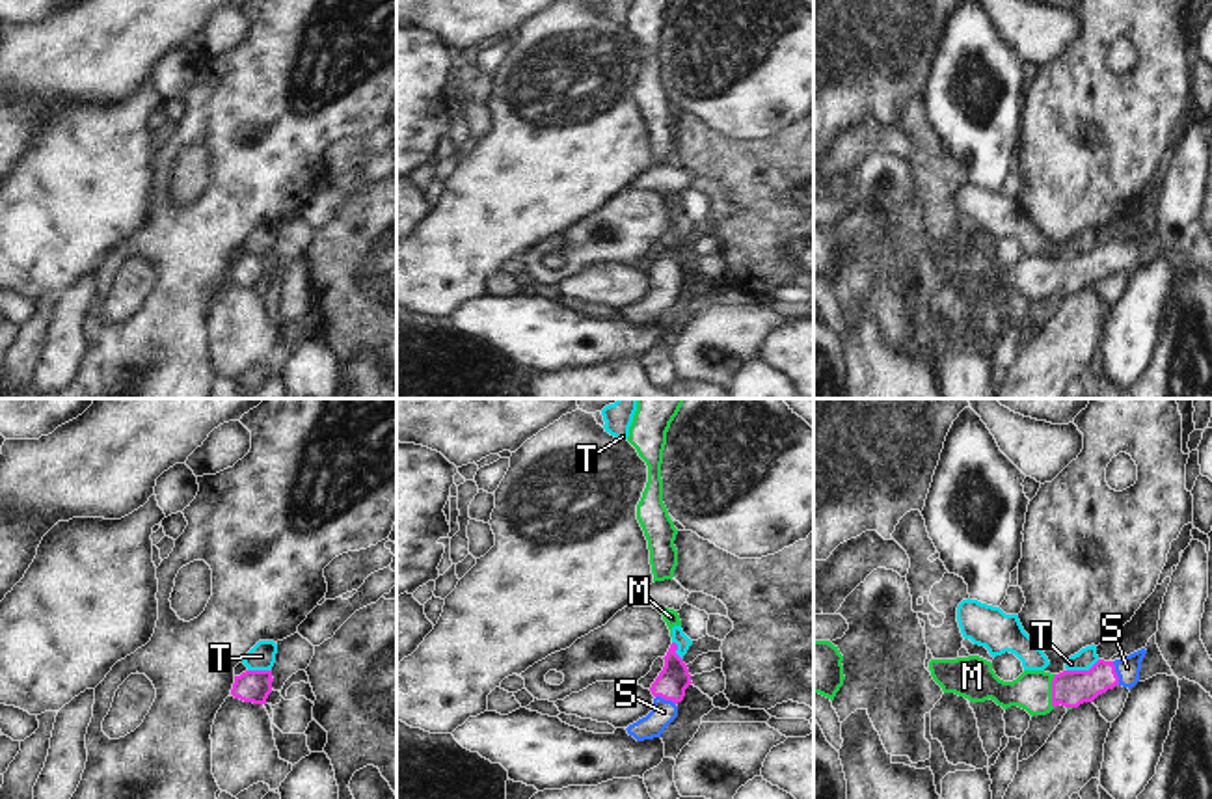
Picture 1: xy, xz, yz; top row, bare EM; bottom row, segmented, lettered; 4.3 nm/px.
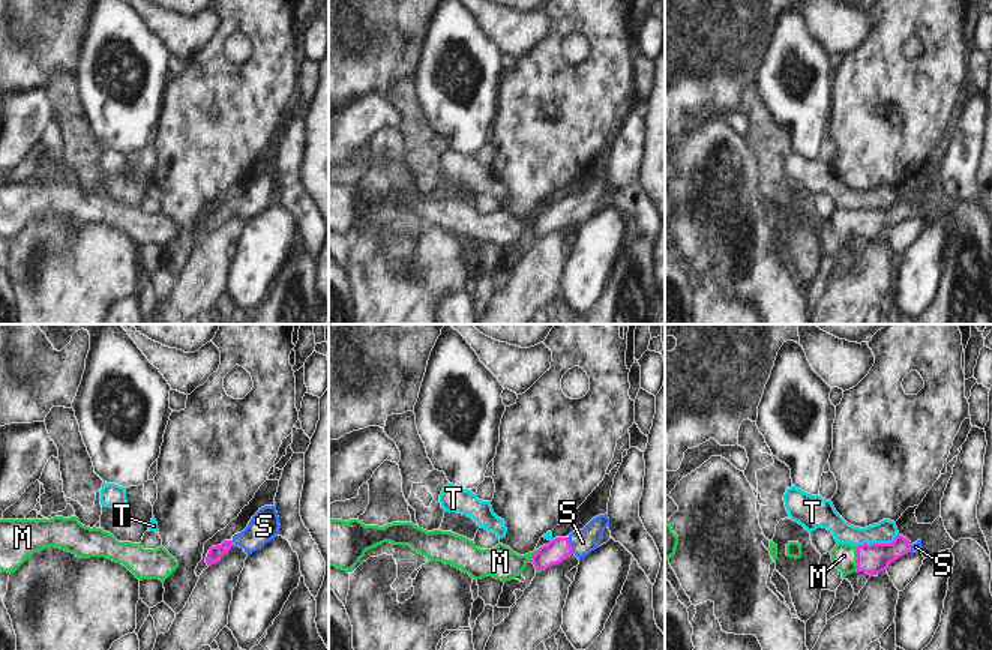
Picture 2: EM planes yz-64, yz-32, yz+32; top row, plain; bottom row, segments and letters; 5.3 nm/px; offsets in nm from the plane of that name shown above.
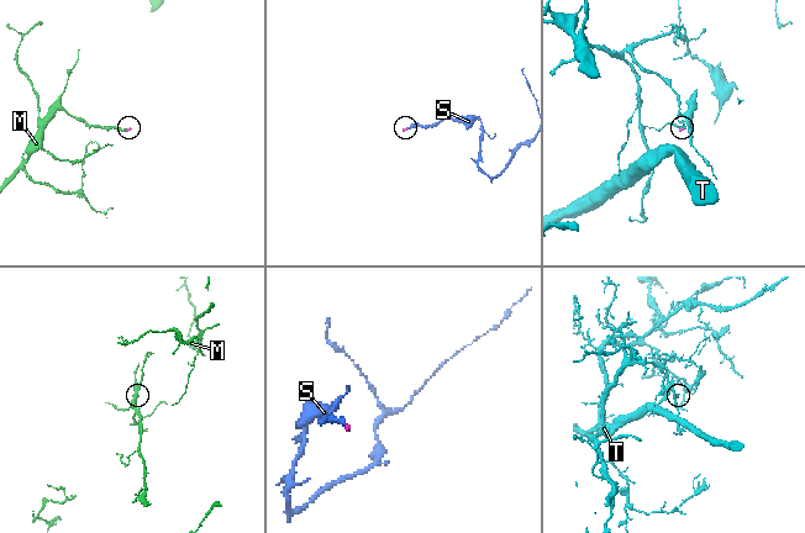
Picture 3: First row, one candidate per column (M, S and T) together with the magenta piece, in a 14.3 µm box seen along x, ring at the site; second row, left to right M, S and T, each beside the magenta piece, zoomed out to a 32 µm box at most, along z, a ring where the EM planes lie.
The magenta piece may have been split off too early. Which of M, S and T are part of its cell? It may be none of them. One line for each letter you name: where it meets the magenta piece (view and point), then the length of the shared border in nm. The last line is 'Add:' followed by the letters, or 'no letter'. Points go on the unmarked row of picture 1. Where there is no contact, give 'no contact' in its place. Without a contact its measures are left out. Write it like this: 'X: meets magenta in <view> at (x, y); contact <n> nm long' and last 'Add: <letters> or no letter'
M: meets magenta in yz at (1052, 274); contact 140 nm long
S: meets magenta in yz at (1116, 256); contact 110 nm long
Add: M, S

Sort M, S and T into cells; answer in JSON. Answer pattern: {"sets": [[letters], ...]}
{"sets": [["M", "S"], ["T"]]}

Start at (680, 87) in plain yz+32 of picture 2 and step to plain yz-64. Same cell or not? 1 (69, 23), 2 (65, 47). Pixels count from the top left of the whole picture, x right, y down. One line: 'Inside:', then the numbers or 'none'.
Inside: 1, 2

